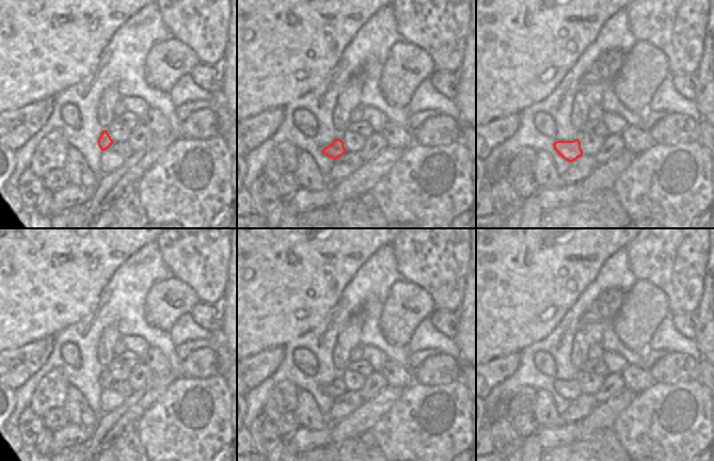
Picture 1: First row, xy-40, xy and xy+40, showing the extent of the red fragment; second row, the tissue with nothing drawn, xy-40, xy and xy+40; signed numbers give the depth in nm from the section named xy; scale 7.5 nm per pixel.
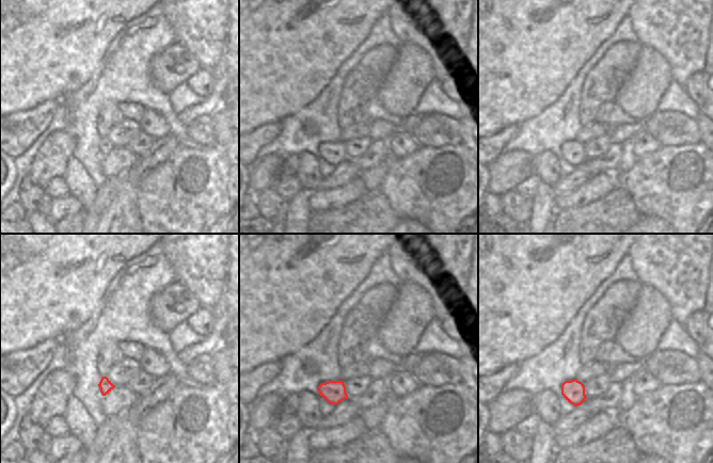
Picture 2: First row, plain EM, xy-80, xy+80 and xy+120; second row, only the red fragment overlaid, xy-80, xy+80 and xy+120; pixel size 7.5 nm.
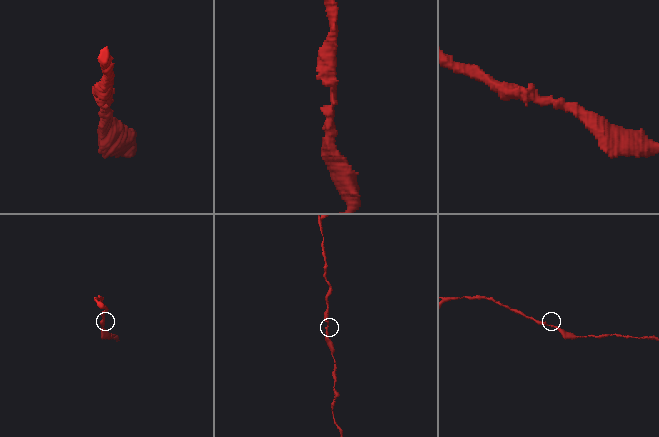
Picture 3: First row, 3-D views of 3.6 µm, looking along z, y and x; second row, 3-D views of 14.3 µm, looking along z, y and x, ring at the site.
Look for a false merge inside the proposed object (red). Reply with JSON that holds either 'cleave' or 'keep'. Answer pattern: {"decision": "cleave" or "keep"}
{"decision": "keep"}

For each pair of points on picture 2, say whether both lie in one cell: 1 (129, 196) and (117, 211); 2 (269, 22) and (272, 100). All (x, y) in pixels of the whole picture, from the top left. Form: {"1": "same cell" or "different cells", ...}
{"1": "same cell", "2": "same cell"}

